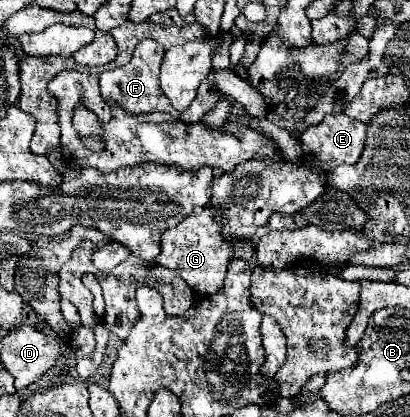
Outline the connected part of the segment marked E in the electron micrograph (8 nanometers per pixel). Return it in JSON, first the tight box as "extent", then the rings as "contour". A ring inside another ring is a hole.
{"extent":[299,115,365,171],"contour":[[[327,115],[317,127],[309,127],[309,131],[303,131],[299,135],[301,149],[305,157],[321,167],[323,171],[333,171],[341,163],[357,163],[359,155],[363,151],[363,141],[365,141],[365,123],[349,119],[347,115]]]}

